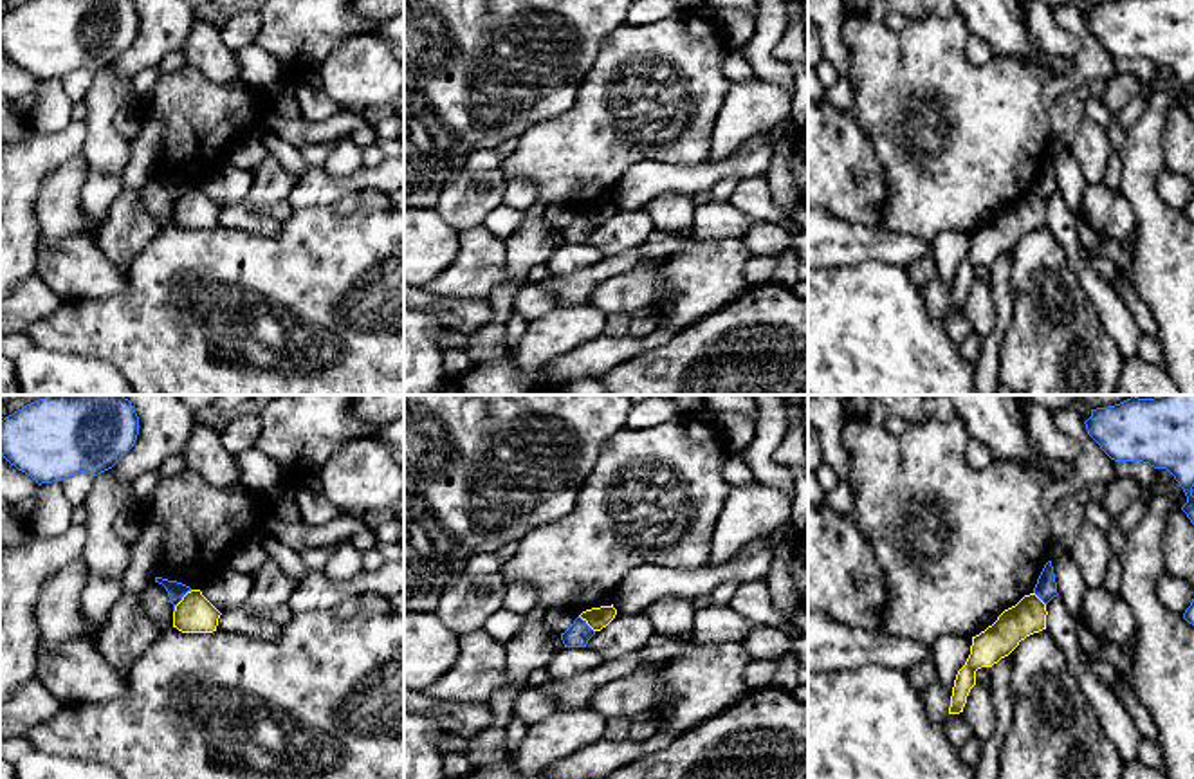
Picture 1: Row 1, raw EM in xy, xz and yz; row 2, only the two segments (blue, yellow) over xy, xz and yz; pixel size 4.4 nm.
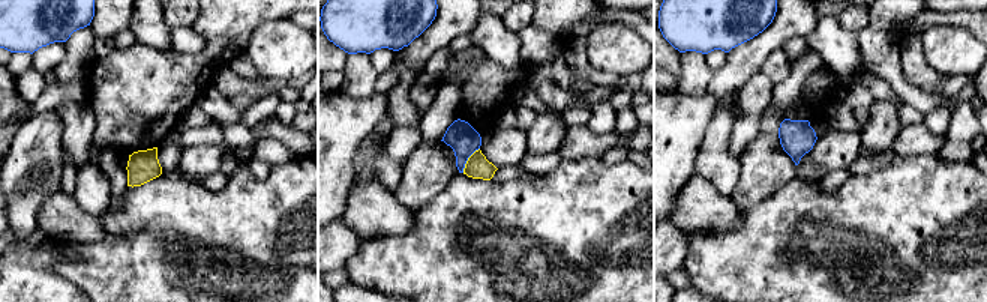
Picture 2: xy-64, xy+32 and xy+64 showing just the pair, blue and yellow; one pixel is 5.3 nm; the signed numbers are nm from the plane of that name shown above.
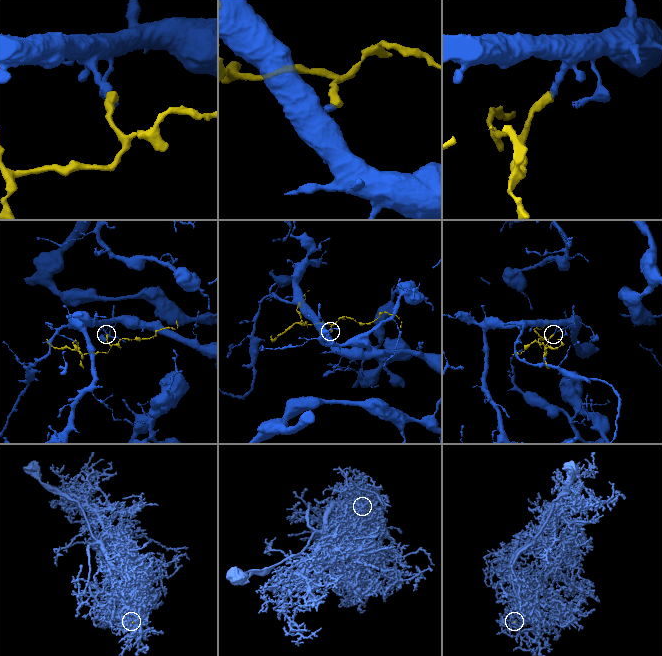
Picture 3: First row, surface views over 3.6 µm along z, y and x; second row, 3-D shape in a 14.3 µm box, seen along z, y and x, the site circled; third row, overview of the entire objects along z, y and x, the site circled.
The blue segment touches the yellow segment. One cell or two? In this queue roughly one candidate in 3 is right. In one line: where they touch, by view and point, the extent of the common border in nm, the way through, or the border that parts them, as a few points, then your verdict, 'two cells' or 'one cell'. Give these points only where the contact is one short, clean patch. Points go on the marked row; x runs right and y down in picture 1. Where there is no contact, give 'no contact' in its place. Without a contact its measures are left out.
contact xy (181, 599); length 130 nm; border xy (192, 590), (174, 612); two cells

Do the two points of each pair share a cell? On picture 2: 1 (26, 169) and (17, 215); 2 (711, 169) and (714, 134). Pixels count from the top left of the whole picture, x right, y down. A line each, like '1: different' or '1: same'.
1: same
2: same

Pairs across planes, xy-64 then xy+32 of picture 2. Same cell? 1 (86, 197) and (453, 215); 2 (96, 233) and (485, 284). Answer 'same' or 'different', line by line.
1: different
2: different

